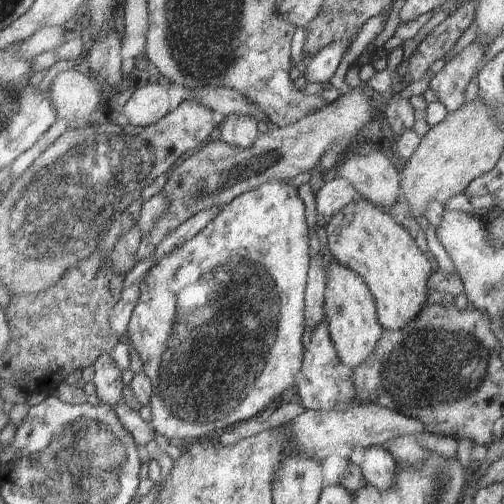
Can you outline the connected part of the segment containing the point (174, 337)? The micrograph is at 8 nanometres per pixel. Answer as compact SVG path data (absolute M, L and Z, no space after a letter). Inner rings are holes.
M275 179L243 193L240 197L234 198L220 210L220 213L201 231L201 234L188 240L185 245L179 247L174 253L166 256L157 266L155 266L155 268L153 268L153 270L151 270L151 272L149 272L149 274L147 274L147 276L145 276L145 280L143 280L140 286L141 296L139 302L135 307L128 326L127 338L130 338L132 344L135 345L137 352L141 355L144 362L144 373L151 379L152 401L150 406L153 413L151 423L159 434L167 438L176 438L178 441L182 442L182 445L197 440L198 438L205 438L205 436L214 437L221 433L222 430L227 430L229 426L237 424L237 422L244 422L250 418L255 419L255 417L259 416L271 402L279 403L281 394L283 394L289 386L297 384L297 376L299 376L302 366L304 365L304 356L306 353L306 349L303 348L303 334L305 334L306 327L306 288L308 285L308 273L310 272L309 260L311 260L311 258L309 258L309 226L307 226L307 220L305 220L306 204L303 202L302 198L299 198L297 189L298 188L289 186L289 184L285 184L281 179Z

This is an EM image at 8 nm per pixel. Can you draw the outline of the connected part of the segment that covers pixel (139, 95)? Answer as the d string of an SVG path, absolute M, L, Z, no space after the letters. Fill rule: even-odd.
M149 82L137 89L120 110L131 125L146 127L157 124L174 109L167 86Z

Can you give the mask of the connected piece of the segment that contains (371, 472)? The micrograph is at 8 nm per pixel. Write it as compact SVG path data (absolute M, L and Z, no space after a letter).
M371 447L365 451L361 467L366 482L384 491L396 481L397 465L397 458L387 448Z

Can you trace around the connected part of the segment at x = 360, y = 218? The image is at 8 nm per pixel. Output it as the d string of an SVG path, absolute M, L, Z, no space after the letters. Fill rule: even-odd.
M365 198L351 201L330 218L323 228L323 240L327 241L333 260L360 274L370 287L379 324L384 330L401 330L427 305L428 282L435 266L419 250L415 238L383 208Z

